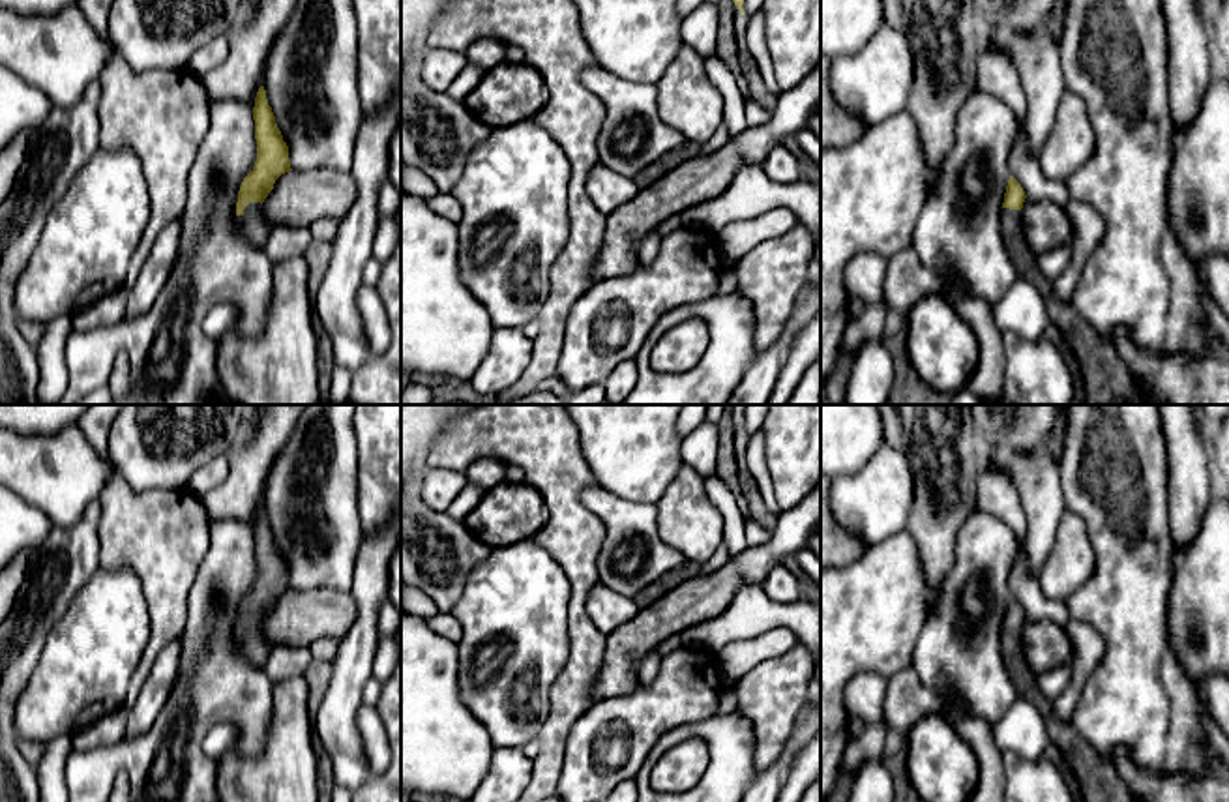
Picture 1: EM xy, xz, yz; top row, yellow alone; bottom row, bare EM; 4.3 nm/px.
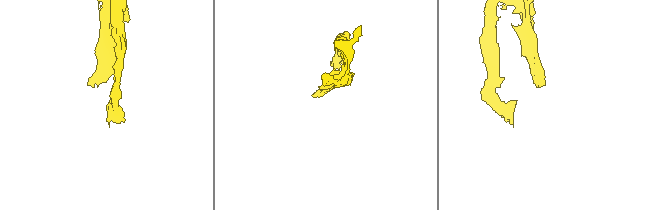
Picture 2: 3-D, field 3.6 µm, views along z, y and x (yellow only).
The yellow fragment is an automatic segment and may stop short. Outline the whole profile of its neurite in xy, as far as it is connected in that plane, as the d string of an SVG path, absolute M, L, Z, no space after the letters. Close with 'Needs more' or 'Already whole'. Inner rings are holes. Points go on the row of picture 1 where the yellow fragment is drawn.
M260 86L257 92L253 120L257 161L253 171L244 178L238 191L236 225L249 244L264 247L274 227L264 217L262 202L274 189L275 180L281 174L292 171L289 146L275 124L275 116L268 105L264 86Z. Needs more

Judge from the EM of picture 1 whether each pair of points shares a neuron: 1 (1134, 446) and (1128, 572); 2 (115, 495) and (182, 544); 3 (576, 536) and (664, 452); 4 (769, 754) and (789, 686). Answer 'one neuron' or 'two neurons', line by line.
1: one neuron
2: one neuron
3: two neurons
4: one neuron

